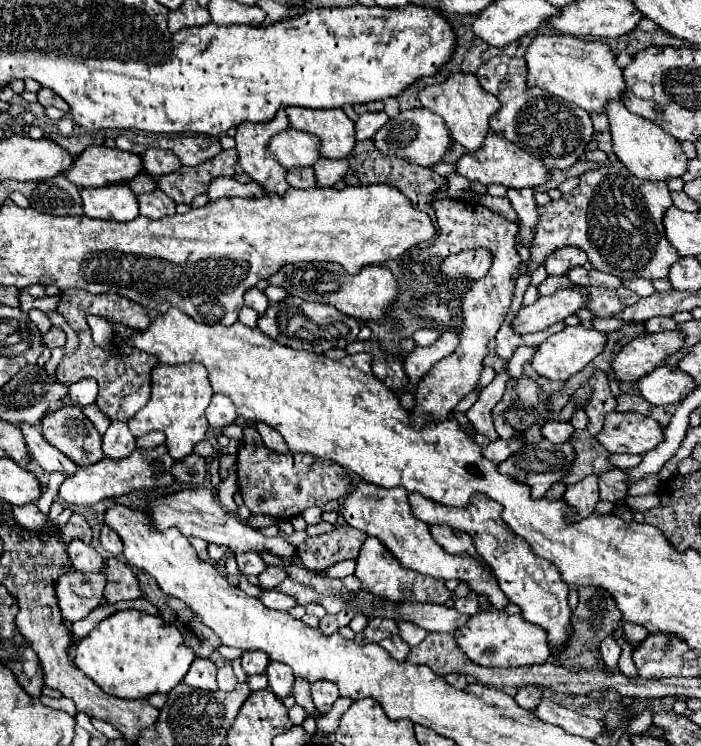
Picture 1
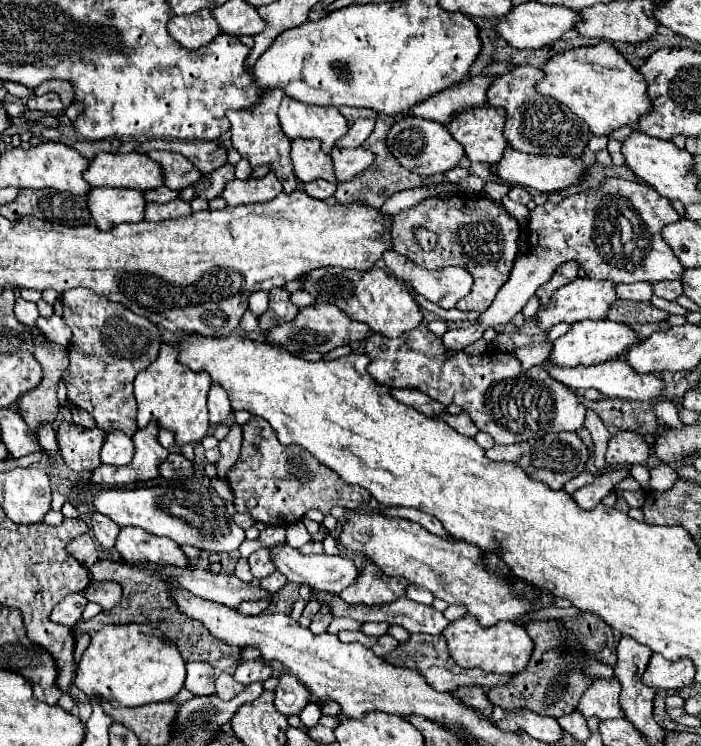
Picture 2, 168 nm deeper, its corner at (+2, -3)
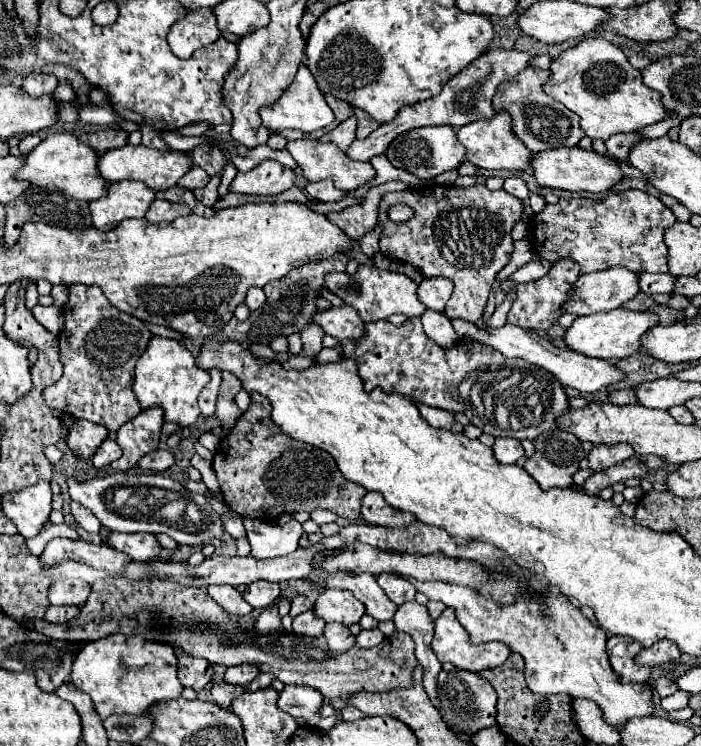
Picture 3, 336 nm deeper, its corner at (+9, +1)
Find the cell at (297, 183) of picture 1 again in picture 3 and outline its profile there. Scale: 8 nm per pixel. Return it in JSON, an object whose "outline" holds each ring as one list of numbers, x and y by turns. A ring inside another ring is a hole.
{"outline":[[319,181,319,183,307,183,305,187,309,199,315,199,315,201,329,201,329,203,335,203,335,201,341,201,347,193,335,189,335,185,331,181]]}

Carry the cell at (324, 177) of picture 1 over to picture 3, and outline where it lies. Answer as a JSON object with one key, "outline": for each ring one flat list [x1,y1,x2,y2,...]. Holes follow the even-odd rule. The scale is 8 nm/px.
{"outline":[[489,49,489,51,485,51,471,65,467,65,459,75,455,75,451,81,447,81,447,85,443,87,443,91,439,95,435,95,433,99,427,99,423,103,403,107,391,123,381,125,367,139,355,139,355,143,349,147,347,155,351,159,357,159,357,161,369,161,373,155,385,153,389,143,405,131,419,129,419,127,433,127,433,125,463,127,467,123,479,121,479,119,491,119,491,115,495,115,495,111,491,107,491,99,493,99,497,87,503,81,509,81,515,75,519,75,529,65,531,59,533,59,531,53,523,53,517,49]]}

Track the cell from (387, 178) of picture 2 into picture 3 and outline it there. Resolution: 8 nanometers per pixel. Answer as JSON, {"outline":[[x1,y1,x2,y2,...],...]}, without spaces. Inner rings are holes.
{"outline":[[353,109,355,117,357,117,357,137,365,137,367,133,373,133,379,123,375,123,375,119,371,119,371,115,367,115,363,109]]}

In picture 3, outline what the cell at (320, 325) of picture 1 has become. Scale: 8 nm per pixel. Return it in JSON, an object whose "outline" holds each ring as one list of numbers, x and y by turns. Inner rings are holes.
{"outline":[[331,307,329,311,321,311,313,317,313,323,319,323,323,331,337,341,343,339,359,339,363,337,363,321,353,307]]}

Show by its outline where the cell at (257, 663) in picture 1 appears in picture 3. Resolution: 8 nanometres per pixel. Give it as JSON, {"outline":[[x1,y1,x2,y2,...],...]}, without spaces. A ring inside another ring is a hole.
{"outline":[[255,665,227,667,227,671,225,671,225,681,231,683,231,685,247,687,247,683,251,683,259,673,261,673,261,671,259,671,259,667,255,667]]}

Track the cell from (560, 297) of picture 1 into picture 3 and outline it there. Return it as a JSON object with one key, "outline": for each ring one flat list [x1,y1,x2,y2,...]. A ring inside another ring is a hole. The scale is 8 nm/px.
{"outline":[[623,267,581,275,575,283,577,289,573,291,571,303,565,303,563,311,575,315,593,315,617,309,639,293,637,281,639,275]]}

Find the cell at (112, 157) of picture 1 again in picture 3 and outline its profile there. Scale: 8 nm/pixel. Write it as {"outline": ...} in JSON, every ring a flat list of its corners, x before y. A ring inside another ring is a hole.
{"outline":[[125,145,113,151,107,151,105,155,99,157,99,173,107,183,117,183,117,181,143,181,147,187,151,187,153,191,165,191,173,185,177,185,177,181,193,167,191,155,189,153,181,153,181,151,159,151,159,149,149,149,143,145]]}

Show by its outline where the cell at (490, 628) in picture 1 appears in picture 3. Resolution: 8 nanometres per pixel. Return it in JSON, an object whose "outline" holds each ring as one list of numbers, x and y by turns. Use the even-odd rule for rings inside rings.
{"outline":[[447,607,437,619,435,619,435,629,433,629,433,643,431,649,435,653,435,657,441,663,451,663,457,669,465,669,465,671,473,671,479,673,483,669,491,669,491,667,499,667,501,663,505,663,505,659,511,655,511,649,499,641,493,643,483,643,481,647,475,647,473,643,469,643,469,635,467,631,461,627,461,623,455,617,455,611,451,607]]}

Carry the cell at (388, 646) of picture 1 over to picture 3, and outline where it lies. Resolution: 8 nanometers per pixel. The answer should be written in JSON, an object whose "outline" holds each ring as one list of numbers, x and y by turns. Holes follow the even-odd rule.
{"outline":[[369,629,369,631,361,631,357,635,357,647,375,647,377,643,383,641,383,633,379,629]]}

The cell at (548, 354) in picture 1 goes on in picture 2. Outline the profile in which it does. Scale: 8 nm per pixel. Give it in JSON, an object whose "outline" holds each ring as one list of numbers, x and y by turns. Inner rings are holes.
{"outline":[[610,319,578,321,574,325,570,325,568,333,564,333,562,337,558,337,554,341,554,349,548,359,556,367,578,367,578,365,590,367,590,365,598,365,602,361,618,357,622,351,626,351,634,343,636,343,636,333,624,323,614,323]]}

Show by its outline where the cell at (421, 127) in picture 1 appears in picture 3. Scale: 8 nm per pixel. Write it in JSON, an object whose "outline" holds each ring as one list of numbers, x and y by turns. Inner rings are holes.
{"outline":[[443,125,443,127,423,127,423,129,407,131,405,135,399,135,399,139,395,139,389,145,385,155,393,167,405,169,405,171,417,175,419,179,433,179,439,173,457,169,465,161,465,153,467,153,467,149,463,147,463,143,459,143,455,129]]}

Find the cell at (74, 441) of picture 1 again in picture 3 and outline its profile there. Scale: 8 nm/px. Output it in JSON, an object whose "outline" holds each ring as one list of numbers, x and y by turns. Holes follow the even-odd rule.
{"outline":[[75,421,67,433,67,445,81,457,91,459,97,447,107,439,109,431,103,425,91,421]]}

